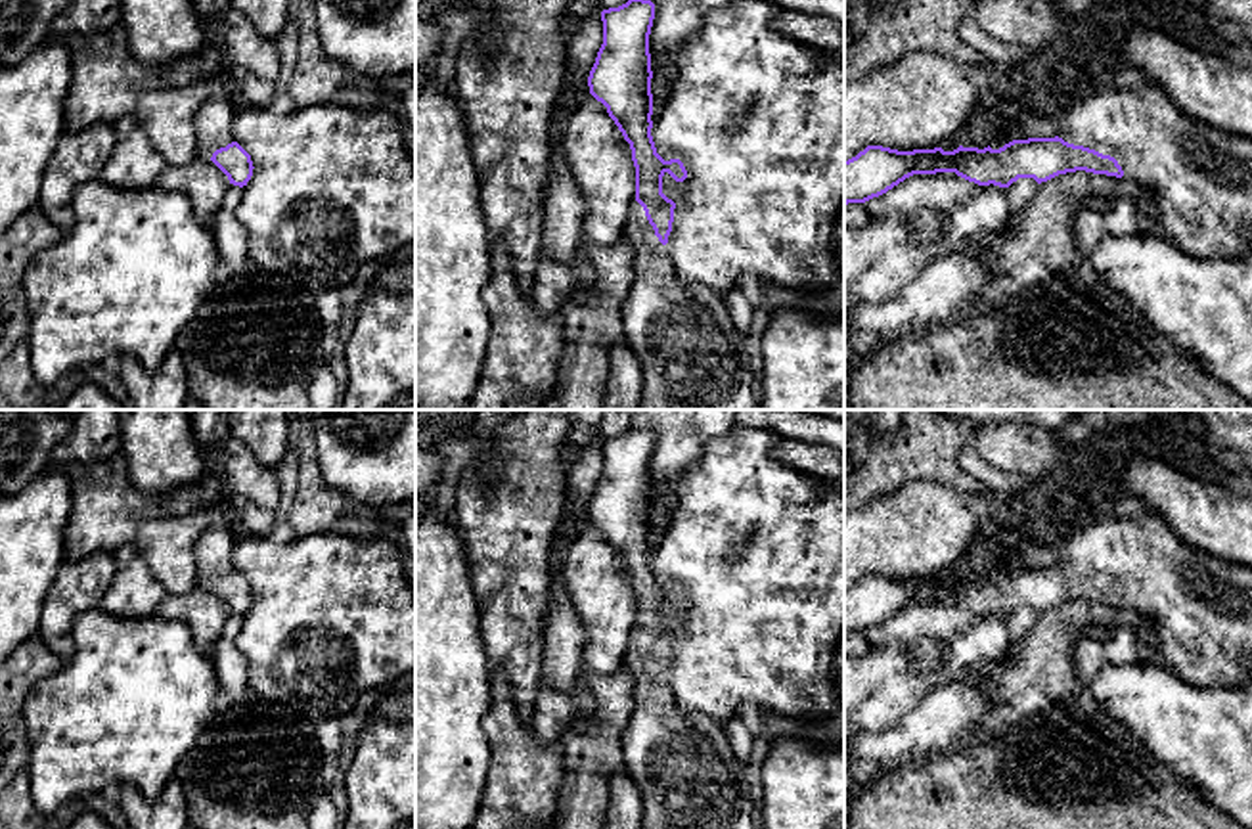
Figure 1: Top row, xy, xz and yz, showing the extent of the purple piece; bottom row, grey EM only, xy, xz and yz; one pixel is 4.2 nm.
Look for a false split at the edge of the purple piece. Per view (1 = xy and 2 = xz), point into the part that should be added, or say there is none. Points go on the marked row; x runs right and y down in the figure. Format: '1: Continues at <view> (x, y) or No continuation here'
1: Continues at xy (213, 121)
2: Continues at xz (693, 357)

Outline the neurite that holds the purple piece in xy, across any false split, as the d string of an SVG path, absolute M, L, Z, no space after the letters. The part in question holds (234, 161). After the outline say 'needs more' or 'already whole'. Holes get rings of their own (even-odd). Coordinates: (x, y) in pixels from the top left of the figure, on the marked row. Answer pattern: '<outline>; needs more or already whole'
M232 90L212 96L193 115L199 157L211 159L234 186L247 186L253 176L251 155L234 140L232 124L239 111Z; needs more

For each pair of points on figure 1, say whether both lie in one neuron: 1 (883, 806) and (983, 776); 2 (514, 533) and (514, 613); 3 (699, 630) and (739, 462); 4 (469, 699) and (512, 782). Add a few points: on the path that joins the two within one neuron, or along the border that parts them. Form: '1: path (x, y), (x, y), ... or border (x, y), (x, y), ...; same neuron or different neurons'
1: path (908, 806), (952, 806), (958, 801); same neuron
2: path (514, 552), (514, 594); same neuron
3: path (718, 588), (718, 556), (739, 535), (739, 504); same neuron
4: border (491, 680), (491, 709), (483, 718), (487, 768); different neurons

